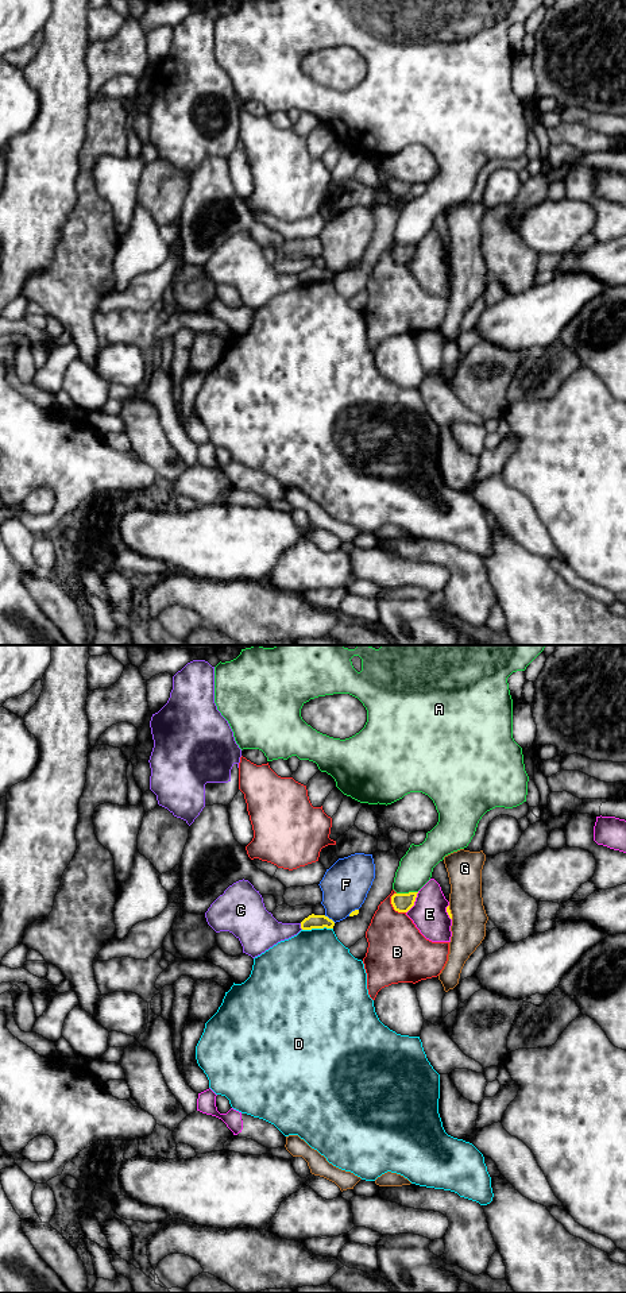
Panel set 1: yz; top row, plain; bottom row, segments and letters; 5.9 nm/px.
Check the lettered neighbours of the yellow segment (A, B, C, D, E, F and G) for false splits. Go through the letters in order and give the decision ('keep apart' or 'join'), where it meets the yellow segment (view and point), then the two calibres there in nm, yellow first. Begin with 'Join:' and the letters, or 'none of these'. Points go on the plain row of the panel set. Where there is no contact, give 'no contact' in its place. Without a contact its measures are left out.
Join: none of these
A: keep apart | yz (406, 246) | 110/200 nm
B: keep apart | yz (393, 258) | 110/340 nm
C: keep apart | yz (301, 278) | 80/240 nm
D: keep apart | yz (317, 280) | 80/460 nm
E: keep apart | yz (413, 255) | 110/220 nm
F: keep apart | yz (328, 270) | 80/280 nm
G: keep apart | yz (449, 265) | 20/200 nm

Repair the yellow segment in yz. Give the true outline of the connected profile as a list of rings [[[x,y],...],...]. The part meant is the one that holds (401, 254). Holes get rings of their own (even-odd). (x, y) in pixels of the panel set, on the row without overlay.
[[[418,244],[394,246],[391,248],[394,262],[398,265],[407,265],[414,258],[417,246]]]

